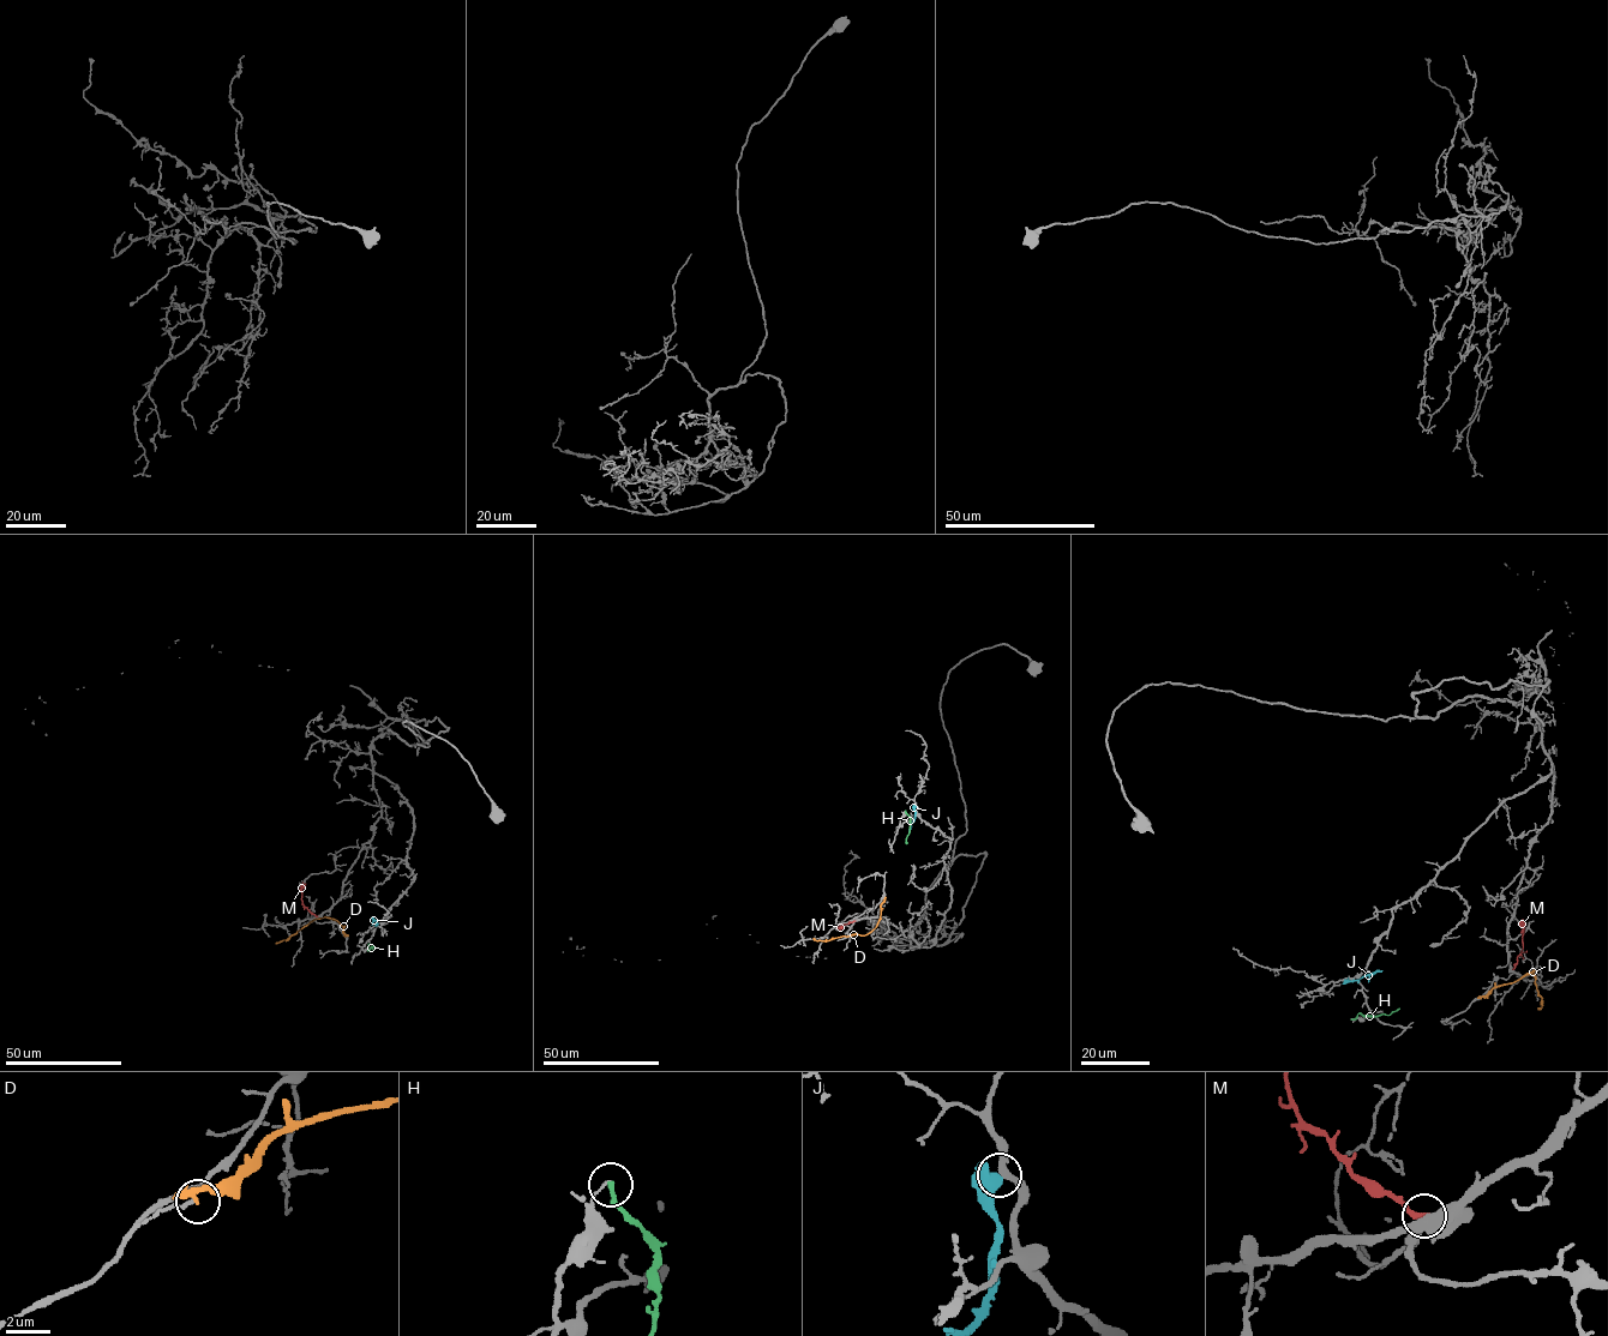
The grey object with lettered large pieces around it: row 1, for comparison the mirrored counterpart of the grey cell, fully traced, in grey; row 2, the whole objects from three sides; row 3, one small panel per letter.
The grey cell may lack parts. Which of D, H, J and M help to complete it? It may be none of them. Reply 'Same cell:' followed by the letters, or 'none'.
Same cell: none

